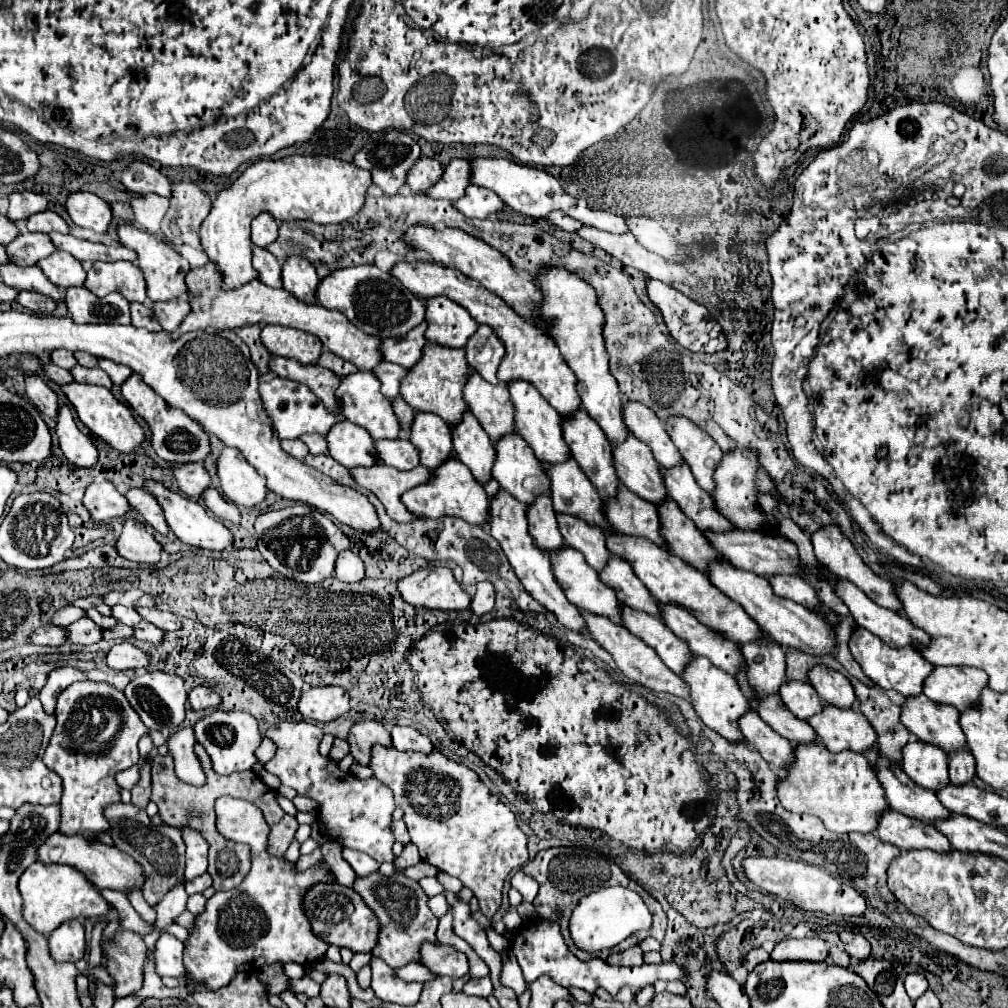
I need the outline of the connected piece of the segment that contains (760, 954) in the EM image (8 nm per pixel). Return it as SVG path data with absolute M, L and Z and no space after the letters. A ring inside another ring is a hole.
M755 948L755 950L751 950L751 952L745 956L743 966L751 972L757 964L761 964L761 962L765 962L765 960L769 960L769 954L767 954L763 948Z

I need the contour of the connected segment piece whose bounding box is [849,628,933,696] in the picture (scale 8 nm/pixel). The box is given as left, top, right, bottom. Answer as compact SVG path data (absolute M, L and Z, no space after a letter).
M855 628L849 640L849 650L855 658L855 662L859 662L861 670L865 672L865 676L877 684L883 690L897 690L903 696L917 696L923 690L923 682L925 678L931 674L933 666L921 656L917 654L915 648L907 646L907 648L889 648L885 646L885 642L881 642L875 634L871 634L865 628Z

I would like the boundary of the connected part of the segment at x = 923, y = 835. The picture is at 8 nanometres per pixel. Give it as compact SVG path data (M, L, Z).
M891 808L881 814L877 834L883 842L889 842L901 850L911 848L929 848L935 852L951 850L949 840L933 826L921 826L921 822L913 822L913 818L905 818L905 814L897 814Z

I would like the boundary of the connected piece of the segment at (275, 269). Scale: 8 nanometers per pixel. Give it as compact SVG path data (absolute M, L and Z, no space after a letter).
M253 246L253 268L257 270L257 278L263 284L271 288L281 288L281 264L269 250Z

